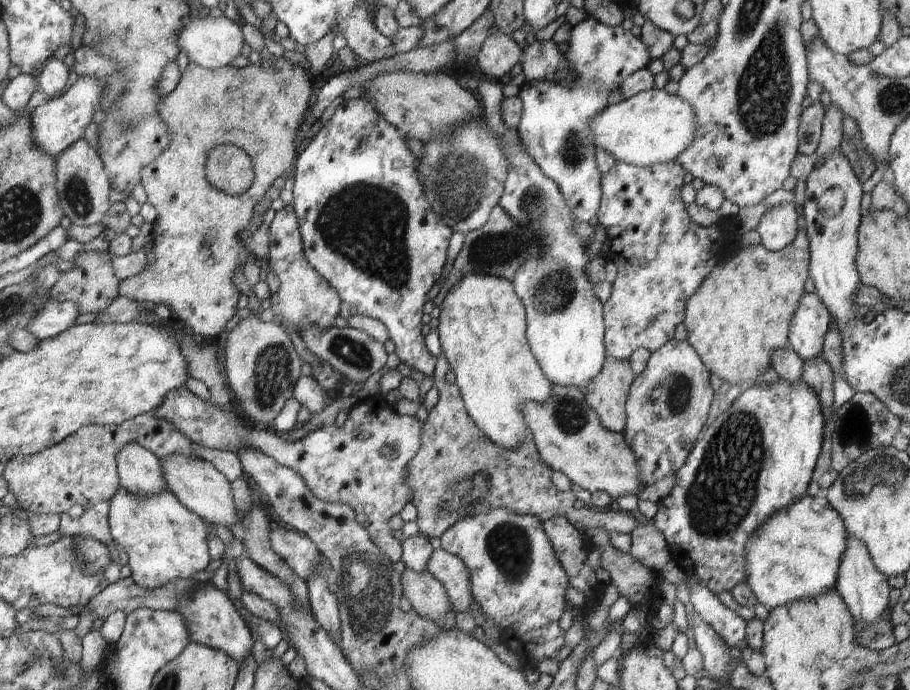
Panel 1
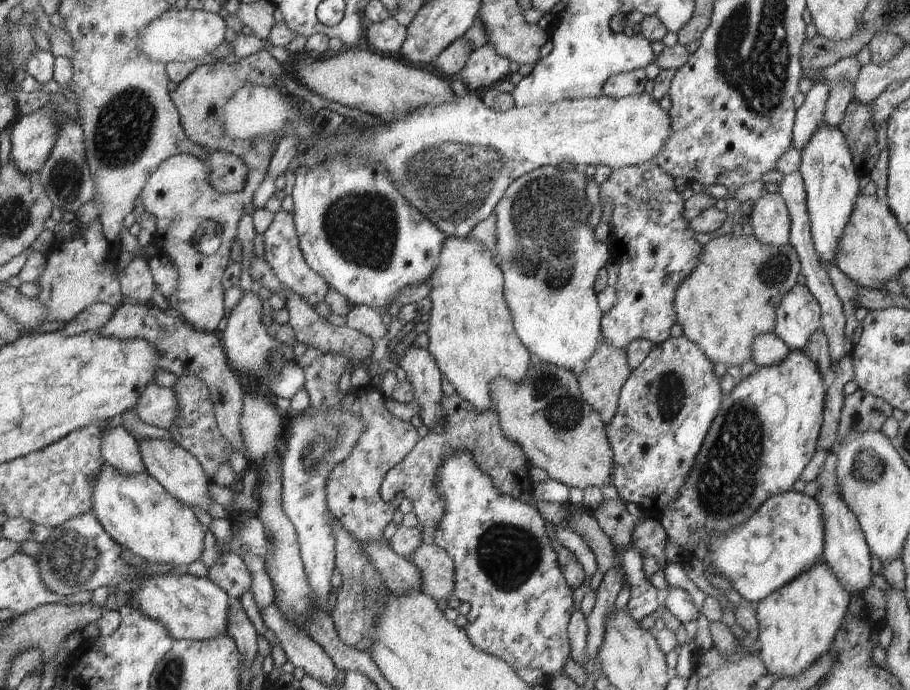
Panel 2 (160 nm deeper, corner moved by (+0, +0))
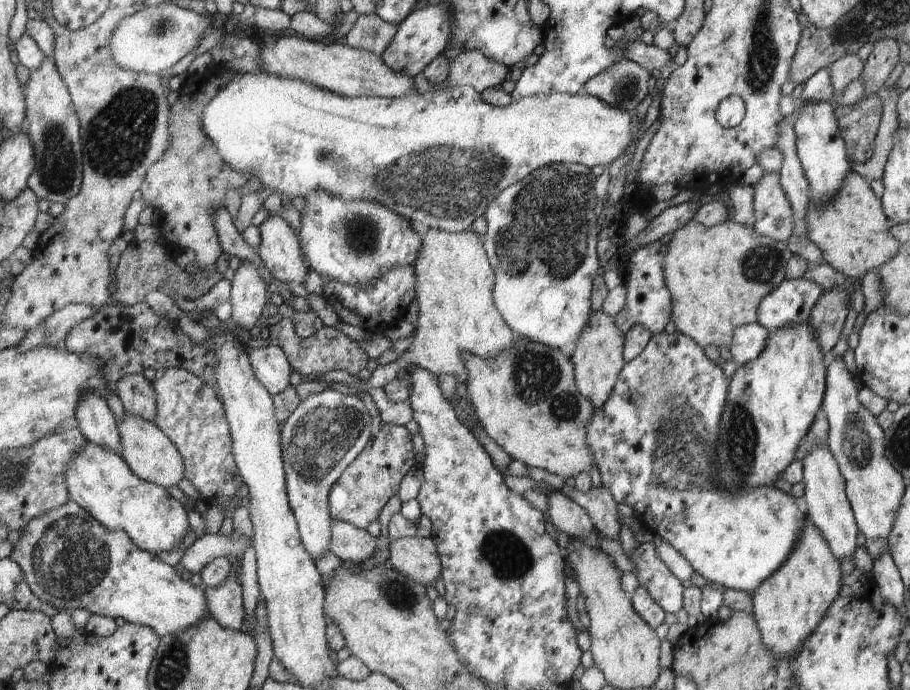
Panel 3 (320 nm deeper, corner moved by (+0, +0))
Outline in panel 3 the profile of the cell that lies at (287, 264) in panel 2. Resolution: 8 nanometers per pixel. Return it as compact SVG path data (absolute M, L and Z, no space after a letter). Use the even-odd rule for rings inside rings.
M278 215L266 218L259 229L262 242L256 250L272 276L304 285L309 266L294 230Z

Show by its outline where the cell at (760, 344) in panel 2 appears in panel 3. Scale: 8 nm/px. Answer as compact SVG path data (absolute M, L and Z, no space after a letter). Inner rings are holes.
M744 324L734 328L732 346L728 352L731 353L735 362L746 364L752 362L762 354L768 342L769 331L760 324Z

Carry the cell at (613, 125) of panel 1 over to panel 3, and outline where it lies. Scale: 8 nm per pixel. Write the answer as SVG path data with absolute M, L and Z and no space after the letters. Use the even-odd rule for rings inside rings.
M268 72L238 73L211 99L202 114L202 130L206 136L214 142L218 148L218 154L222 161L226 162L232 170L238 170L242 174L250 174L251 178L258 178L263 187L274 190L278 195L286 194L289 199L304 197L310 190L326 190L330 194L338 194L346 200L370 200L386 206L388 210L394 210L395 214L404 216L413 224L419 223L427 229L444 230L444 232L458 234L470 229L470 226L479 217L483 217L490 202L498 199L502 190L509 188L515 183L521 182L529 173L538 170L544 165L552 164L580 164L590 169L600 165L610 167L623 153L627 147L633 144L634 138L639 130L644 131L644 120L632 114L630 109L620 109L609 106L594 96L583 92L572 94L551 93L548 95L535 95L522 98L518 102L512 102L506 107L494 107L482 100L480 93L476 93L470 86L448 88L446 90L430 89L424 94L410 94L399 98L342 98L338 94L332 94L328 90L322 90L312 86L308 82L280 78L280 76Z

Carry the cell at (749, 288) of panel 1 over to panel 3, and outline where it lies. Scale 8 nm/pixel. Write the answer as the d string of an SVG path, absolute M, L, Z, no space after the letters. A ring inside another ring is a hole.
M732 218L728 222L722 222L718 226L712 226L712 228L706 228L702 224L690 220L688 224L678 228L672 236L672 240L668 244L668 252L666 252L666 258L664 259L664 281L666 282L666 288L672 296L672 318L671 321L676 325L677 332L688 336L693 342L696 342L698 346L705 348L708 345L714 345L718 347L725 354L728 352L730 346L732 346L732 340L734 338L734 328L742 326L744 324L754 324L758 322L758 306L762 302L762 298L766 298L768 294L774 288L778 288L784 282L786 275L786 267L788 261L792 257L792 252L784 242L776 242L772 238L766 238L756 233L753 227L742 226L738 222L734 222Z

